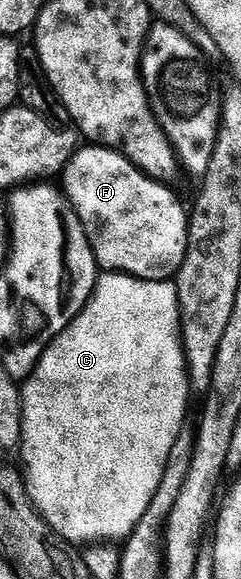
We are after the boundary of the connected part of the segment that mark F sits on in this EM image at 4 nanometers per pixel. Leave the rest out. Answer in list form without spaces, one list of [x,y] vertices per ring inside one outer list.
[[[87,144],[87,147],[84,145],[82,148],[76,150],[75,154],[69,159],[66,169],[61,174],[61,179],[63,179],[64,188],[67,189],[67,192],[65,192],[66,197],[76,202],[79,206],[79,212],[84,219],[88,220],[88,218],[91,218],[96,232],[99,233],[95,240],[93,239],[93,253],[98,258],[104,271],[132,274],[135,278],[144,278],[150,282],[166,282],[176,277],[176,274],[179,273],[182,267],[187,252],[189,214],[187,210],[186,212],[183,211],[183,206],[175,199],[174,192],[169,187],[162,186],[159,183],[160,179],[158,177],[152,176],[146,170],[140,169],[126,154],[112,148],[110,145]]]

